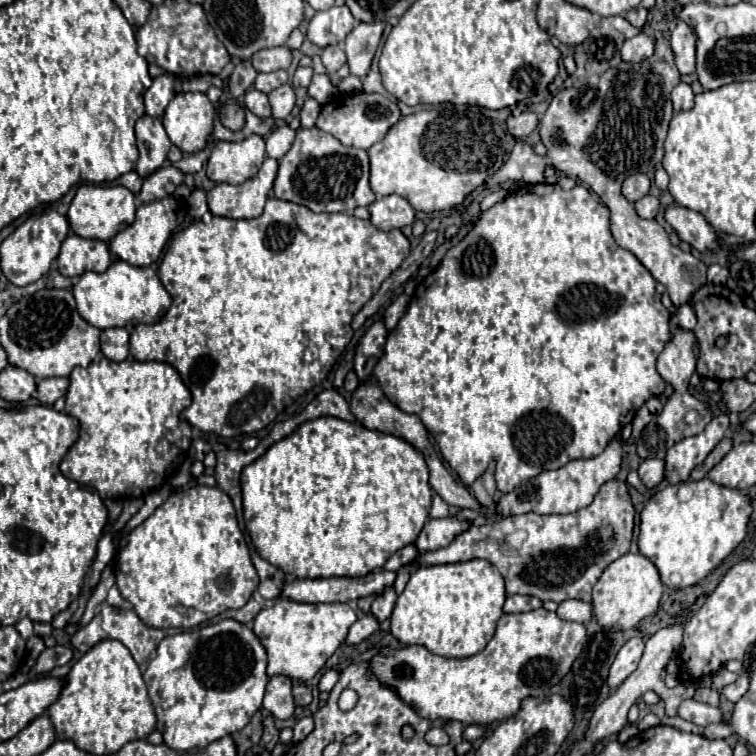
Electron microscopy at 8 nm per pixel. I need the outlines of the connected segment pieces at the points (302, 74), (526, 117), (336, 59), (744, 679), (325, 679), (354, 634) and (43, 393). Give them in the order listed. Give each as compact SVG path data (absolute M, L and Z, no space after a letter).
M298 68L294 78L292 78L292 86L298 88L298 86L308 86L310 84L310 78L312 78L312 68Z
M526 110L520 116L510 116L506 120L506 124L508 124L508 130L510 130L512 136L524 138L538 126L538 116L532 110Z
M326 46L322 50L322 62L328 70L328 74L334 74L342 64L346 64L346 54L342 46Z
M742 672L734 683L726 686L726 688L722 688L720 692L722 692L722 696L726 696L728 700L736 702L736 700L740 700L740 698L744 696L744 692L749 688L749 683L750 674L748 674L748 672Z
M328 670L328 672L324 672L322 674L322 678L320 678L320 682L318 682L318 690L320 692L330 692L332 688L334 688L334 684L338 682L338 670Z
M368 612L368 614L360 616L360 618L352 624L352 628L350 628L348 636L346 636L346 644L358 644L358 642L362 642L364 638L368 638L370 634L374 634L376 630L380 630L380 622L376 620L376 616L374 616L372 612Z
M44 378L44 380L38 380L36 398L40 400L40 404L52 406L60 396L66 394L68 384L70 384L68 378Z

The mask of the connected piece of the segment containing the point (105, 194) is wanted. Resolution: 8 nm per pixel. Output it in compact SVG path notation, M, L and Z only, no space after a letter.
M82 184L70 204L66 218L68 218L68 224L74 230L74 234L78 234L80 238L108 242L112 236L116 236L120 230L124 230L124 226L132 224L134 214L136 214L136 198L128 188Z

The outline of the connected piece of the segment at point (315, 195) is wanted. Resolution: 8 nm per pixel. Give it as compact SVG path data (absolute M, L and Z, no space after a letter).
M318 128L298 130L288 154L278 164L278 174L272 188L274 196L294 204L302 204L312 212L346 212L358 206L370 206L376 194L368 182L366 150L342 146L332 134Z

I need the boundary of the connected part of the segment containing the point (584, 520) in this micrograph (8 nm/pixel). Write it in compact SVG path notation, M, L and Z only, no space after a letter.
M608 480L594 502L572 514L522 514L506 516L494 524L472 526L468 532L456 536L456 540L440 550L418 556L422 566L466 562L472 558L484 558L492 562L504 582L506 594L528 594L542 602L562 602L568 598L592 600L592 586L608 564L628 552L634 530L634 506L630 502L628 486L620 480Z

